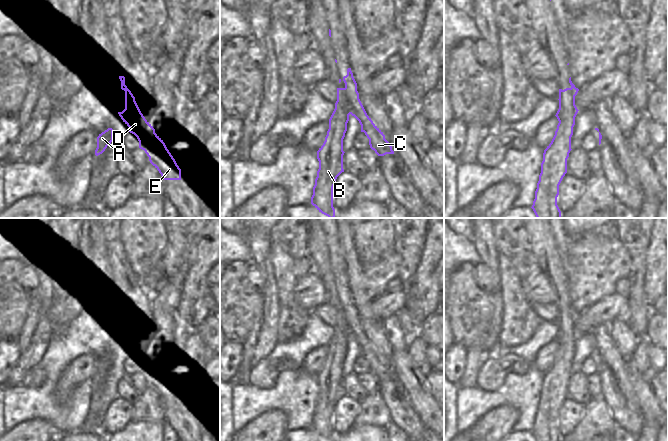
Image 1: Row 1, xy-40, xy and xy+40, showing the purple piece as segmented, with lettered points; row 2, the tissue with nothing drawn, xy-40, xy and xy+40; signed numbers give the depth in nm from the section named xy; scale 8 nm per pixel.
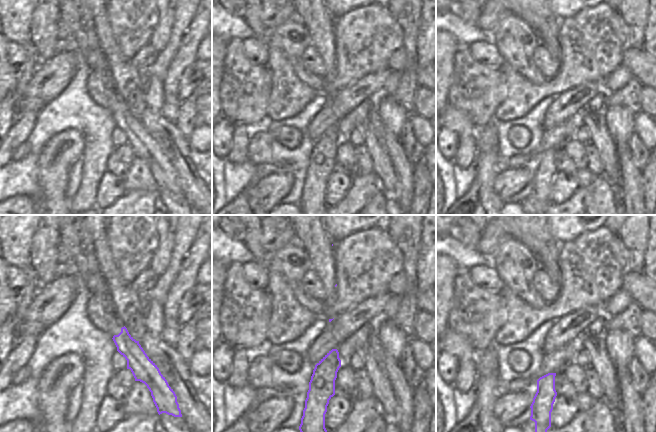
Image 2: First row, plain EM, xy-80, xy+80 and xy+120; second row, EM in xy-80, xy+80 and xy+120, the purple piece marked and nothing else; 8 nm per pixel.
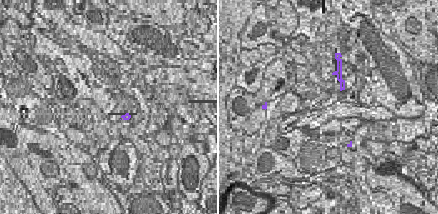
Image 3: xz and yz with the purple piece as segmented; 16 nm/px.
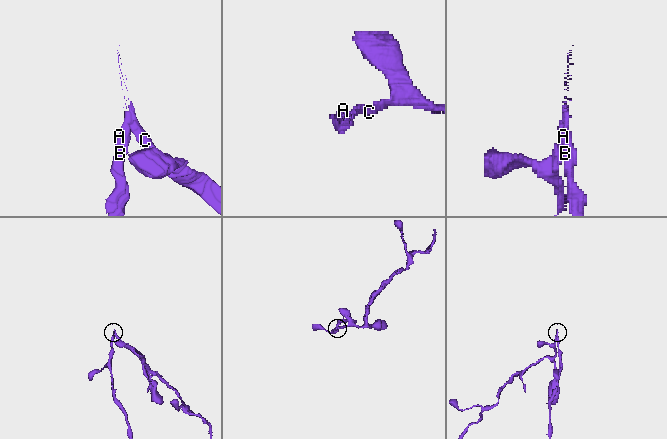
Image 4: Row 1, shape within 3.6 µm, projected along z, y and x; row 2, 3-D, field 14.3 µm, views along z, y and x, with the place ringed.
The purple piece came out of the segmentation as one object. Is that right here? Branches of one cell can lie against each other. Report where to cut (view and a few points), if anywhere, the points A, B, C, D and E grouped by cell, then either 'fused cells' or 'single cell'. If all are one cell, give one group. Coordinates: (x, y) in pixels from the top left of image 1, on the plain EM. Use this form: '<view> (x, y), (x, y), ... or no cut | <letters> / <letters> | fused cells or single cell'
xy (344, 312), (351, 337) | A B / C D E | fused cells

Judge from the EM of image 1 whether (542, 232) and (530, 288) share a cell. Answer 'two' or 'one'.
two

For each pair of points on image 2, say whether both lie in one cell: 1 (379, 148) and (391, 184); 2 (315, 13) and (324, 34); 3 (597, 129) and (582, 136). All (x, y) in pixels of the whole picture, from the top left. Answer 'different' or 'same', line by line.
1: same
2: same
3: different

